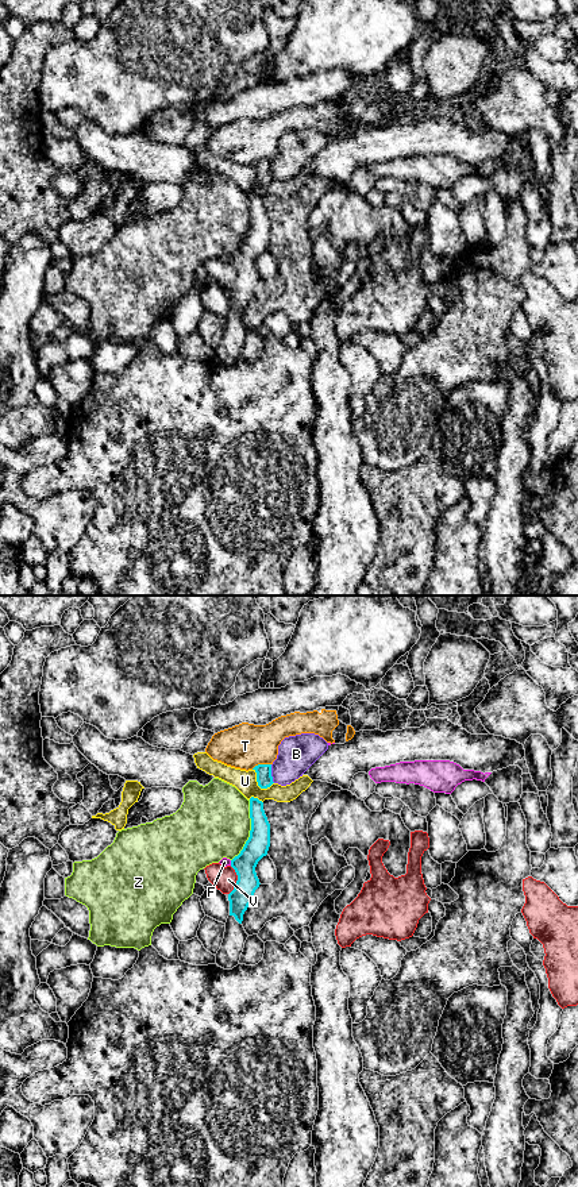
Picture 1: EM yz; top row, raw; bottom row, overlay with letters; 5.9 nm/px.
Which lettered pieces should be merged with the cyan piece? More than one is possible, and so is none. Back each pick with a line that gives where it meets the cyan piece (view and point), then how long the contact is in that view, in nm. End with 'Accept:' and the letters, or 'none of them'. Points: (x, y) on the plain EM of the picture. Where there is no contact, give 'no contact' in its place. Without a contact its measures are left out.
Accept: none of them

